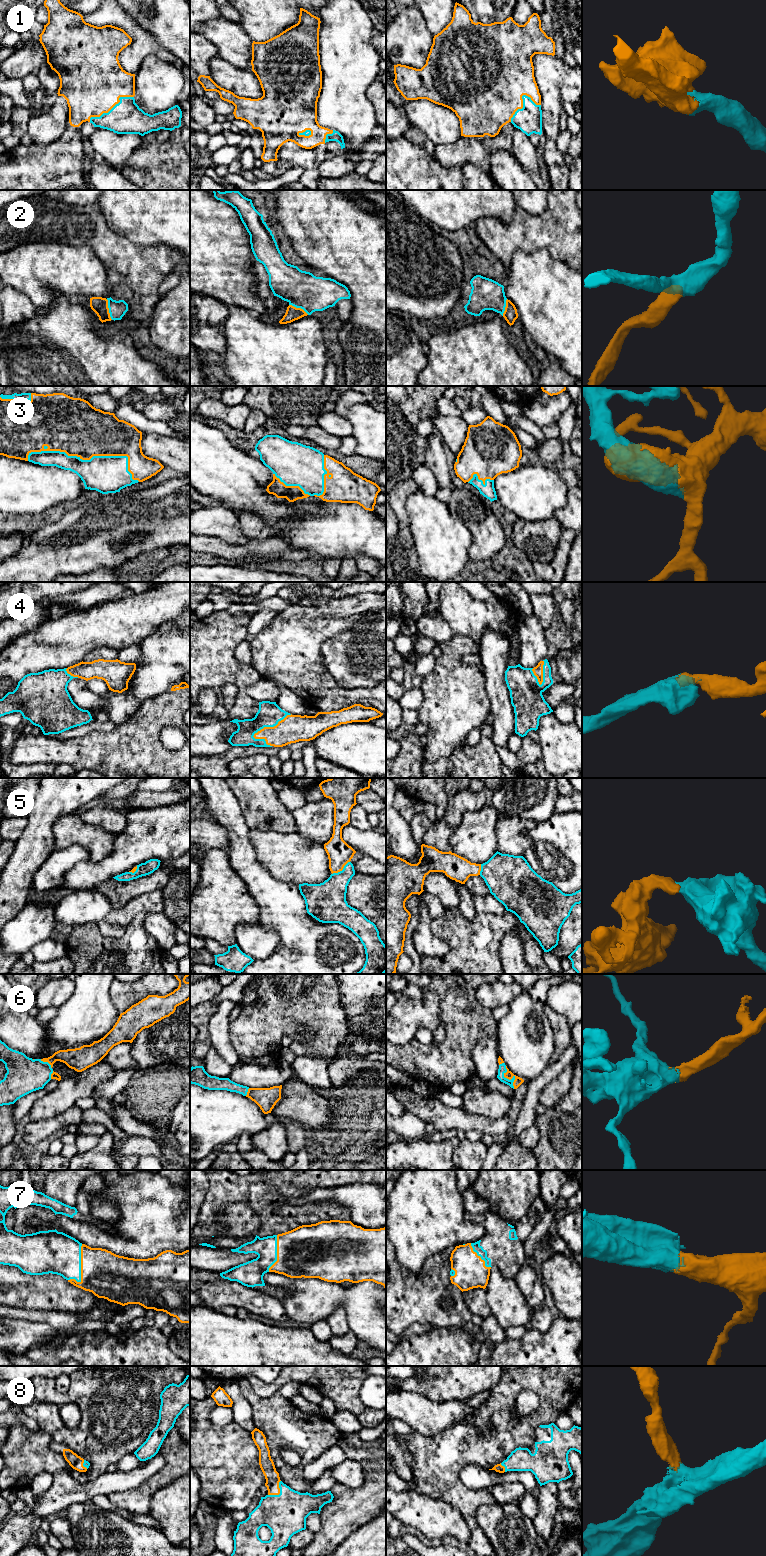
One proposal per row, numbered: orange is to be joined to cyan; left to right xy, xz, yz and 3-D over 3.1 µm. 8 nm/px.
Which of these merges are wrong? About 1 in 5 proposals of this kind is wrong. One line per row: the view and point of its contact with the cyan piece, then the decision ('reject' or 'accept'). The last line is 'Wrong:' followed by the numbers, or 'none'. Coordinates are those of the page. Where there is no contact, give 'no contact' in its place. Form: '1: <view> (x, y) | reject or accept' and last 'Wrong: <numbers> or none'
1: xy (112, 108) | accept
2: xy (109, 309) | accept
3: xy (91, 458) | accept
4: xz (271, 726) | accept
5: xz (342, 870) | accept
6: yz (508, 1079) | accept
7: xy (80, 1268) | accept
8: xz (280, 1492) | accept
Wrong: none

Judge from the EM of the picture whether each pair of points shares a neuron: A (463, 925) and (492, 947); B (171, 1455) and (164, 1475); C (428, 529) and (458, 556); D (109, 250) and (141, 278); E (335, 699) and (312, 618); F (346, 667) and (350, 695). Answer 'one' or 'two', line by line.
A: one
B: one
C: one
D: one
E: one
F: two

